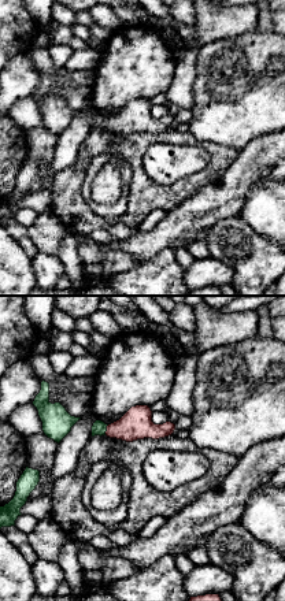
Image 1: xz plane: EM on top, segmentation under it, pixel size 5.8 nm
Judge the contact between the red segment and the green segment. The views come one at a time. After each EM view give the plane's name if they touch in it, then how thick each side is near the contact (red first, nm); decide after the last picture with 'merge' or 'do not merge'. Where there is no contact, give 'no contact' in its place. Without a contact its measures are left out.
contact in xz; calibres 180 and 90 nm

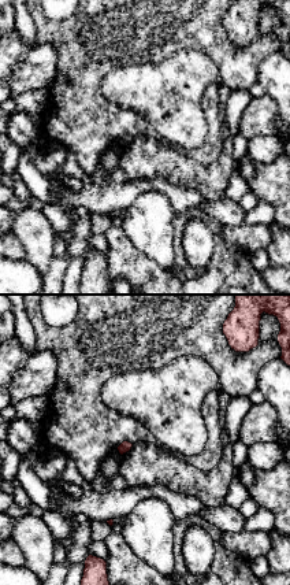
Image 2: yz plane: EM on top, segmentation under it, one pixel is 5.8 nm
no contact

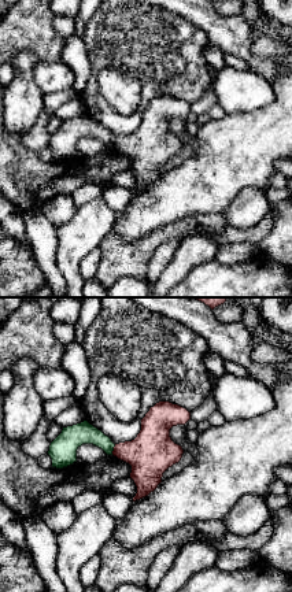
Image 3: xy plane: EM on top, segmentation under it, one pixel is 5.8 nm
contact in xy; calibres 260 and 130 nm

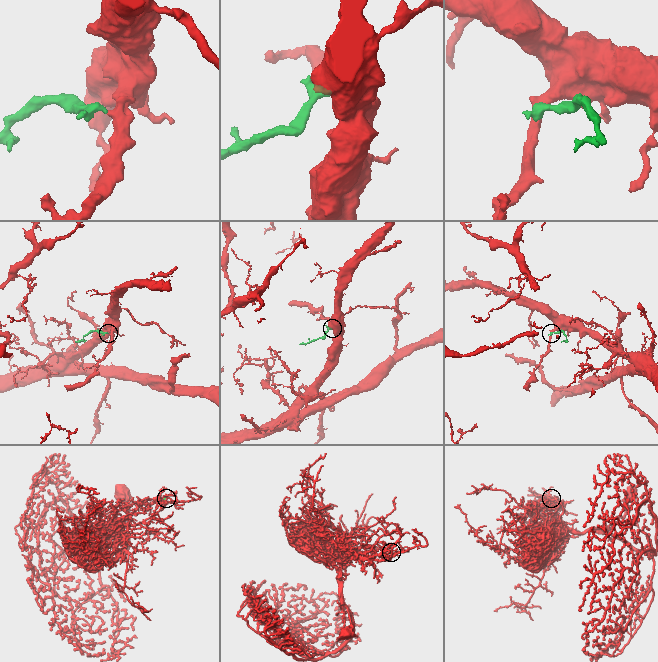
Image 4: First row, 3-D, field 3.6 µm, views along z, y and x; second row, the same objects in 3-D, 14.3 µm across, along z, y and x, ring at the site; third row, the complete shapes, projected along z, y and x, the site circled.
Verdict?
merge

